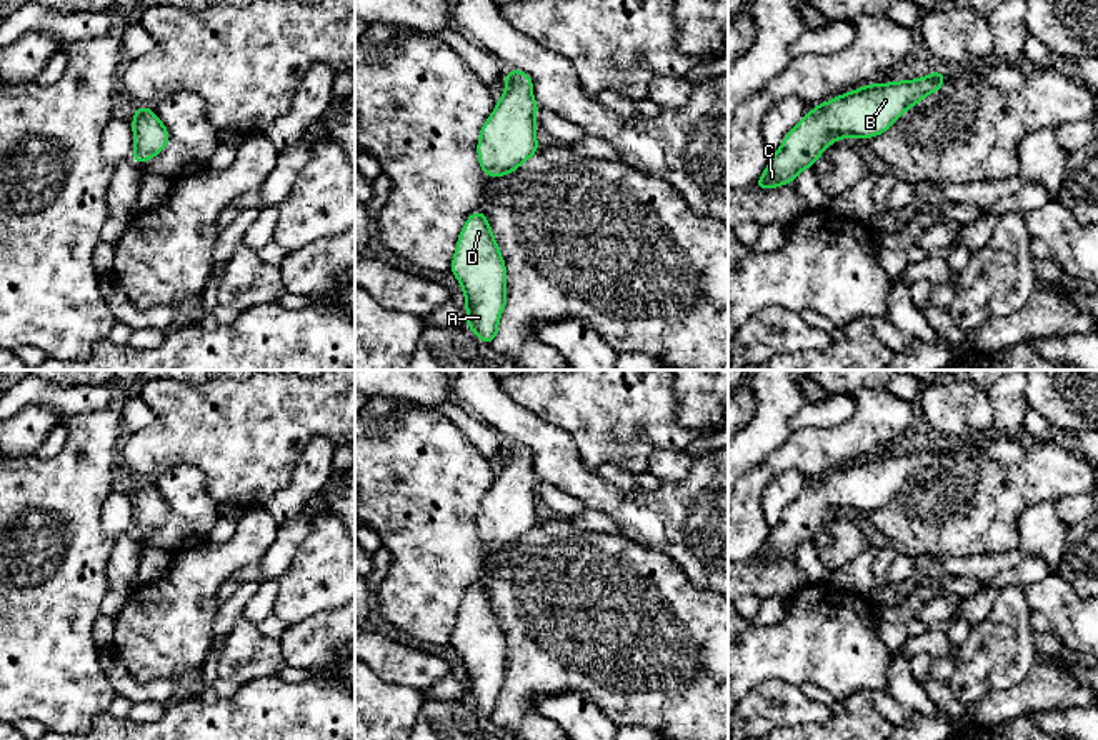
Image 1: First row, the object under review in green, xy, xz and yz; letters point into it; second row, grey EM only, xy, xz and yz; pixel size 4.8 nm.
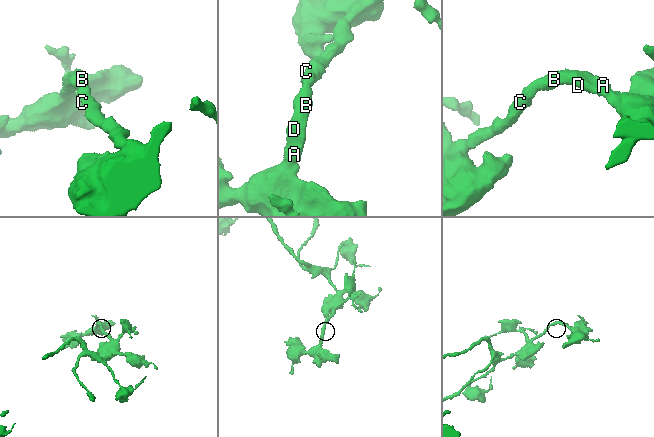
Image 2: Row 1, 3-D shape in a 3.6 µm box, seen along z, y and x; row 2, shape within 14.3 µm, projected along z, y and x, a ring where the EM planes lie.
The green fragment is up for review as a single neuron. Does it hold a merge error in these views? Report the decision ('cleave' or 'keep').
keep

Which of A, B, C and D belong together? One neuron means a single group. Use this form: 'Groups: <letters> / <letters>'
Groups: A B C D

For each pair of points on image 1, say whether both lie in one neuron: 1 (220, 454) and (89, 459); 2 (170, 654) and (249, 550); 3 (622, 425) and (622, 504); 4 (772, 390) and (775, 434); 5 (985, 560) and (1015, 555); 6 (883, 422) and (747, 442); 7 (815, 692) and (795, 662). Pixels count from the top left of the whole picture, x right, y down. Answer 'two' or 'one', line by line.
1: two
2: one
3: two
4: one
5: one
6: two
7: two

